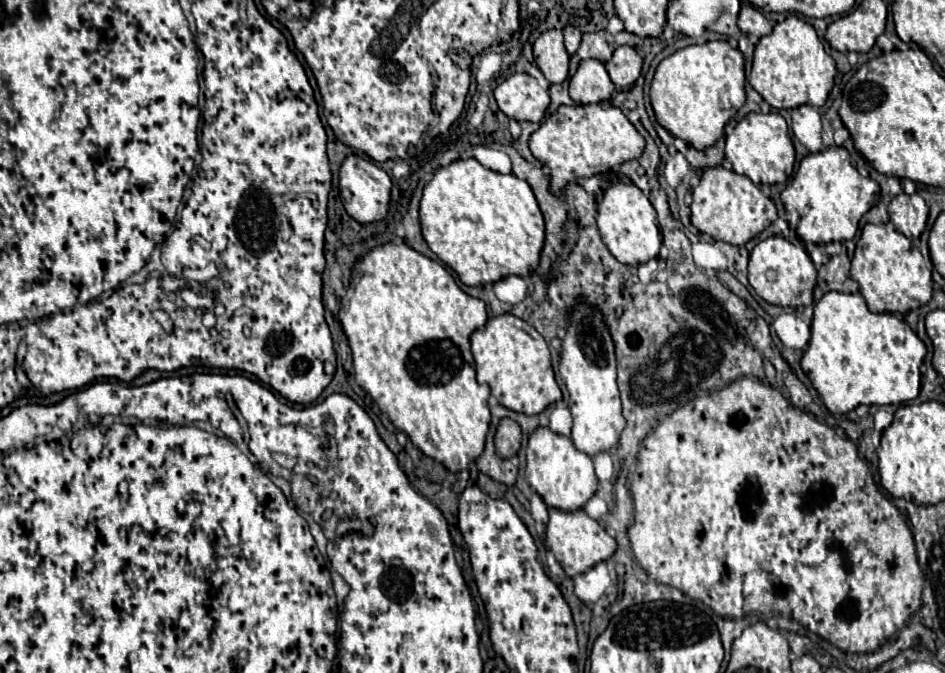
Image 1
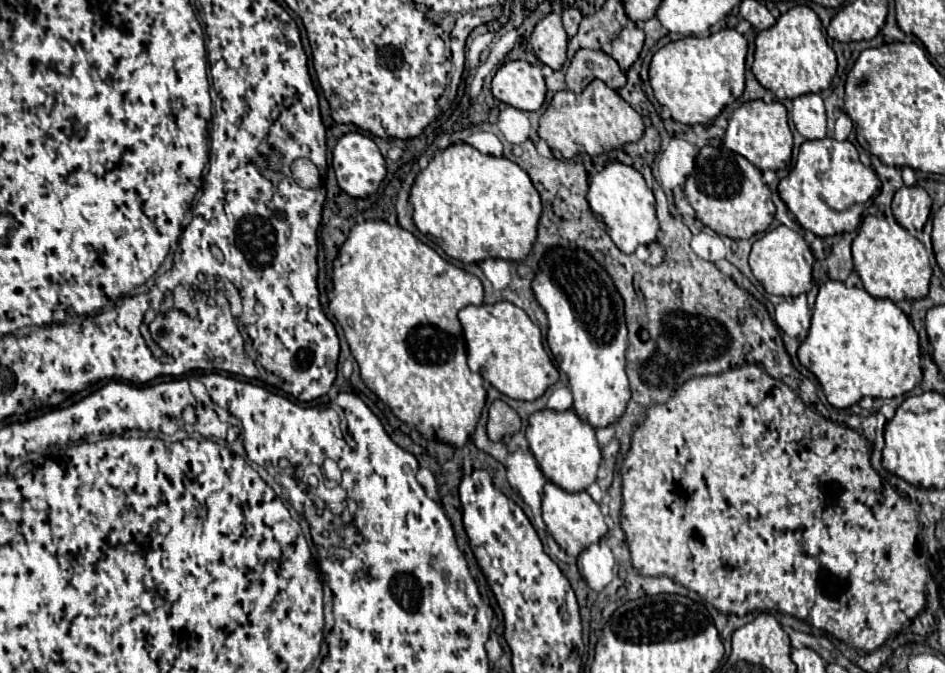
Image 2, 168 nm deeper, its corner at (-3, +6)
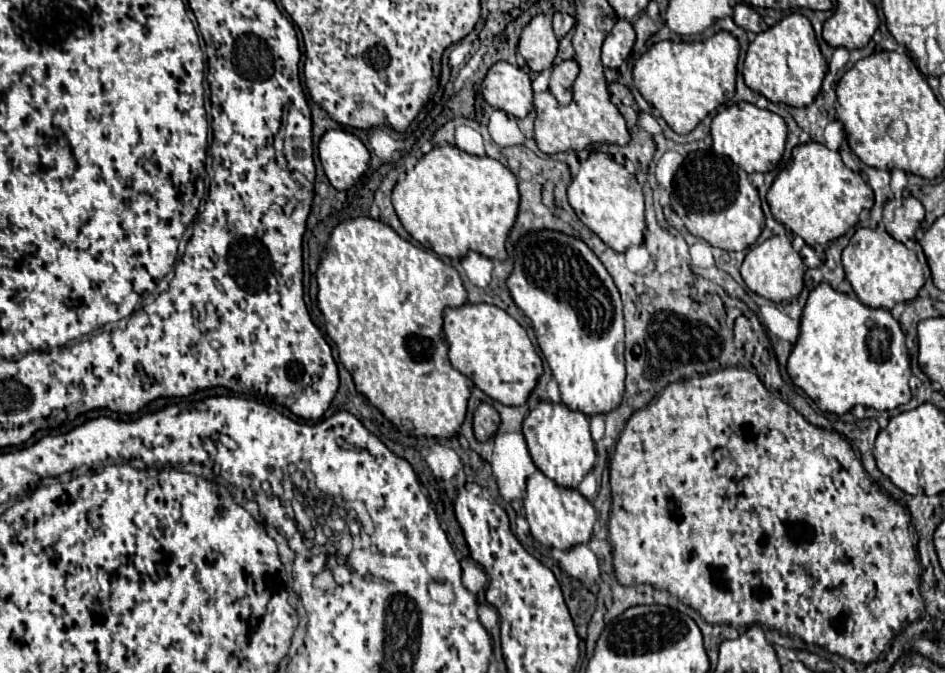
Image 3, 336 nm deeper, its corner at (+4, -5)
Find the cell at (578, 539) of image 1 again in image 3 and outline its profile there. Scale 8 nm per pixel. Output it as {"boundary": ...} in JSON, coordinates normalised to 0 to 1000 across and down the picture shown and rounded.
{"boundary":[[[567,698],[557,716],[557,740],[554,740],[554,764],[561,779],[561,790],[567,805],[576,808],[578,814],[588,817],[603,817],[612,808],[622,808],[626,799],[629,779],[633,773],[631,755],[612,734],[612,728],[601,728],[588,722],[580,713],[571,698]]]}

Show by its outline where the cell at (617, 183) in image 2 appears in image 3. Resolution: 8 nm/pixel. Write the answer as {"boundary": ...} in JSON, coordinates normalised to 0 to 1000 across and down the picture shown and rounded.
{"boundary":[[[626,226],[624,235],[614,244],[612,259],[601,276],[601,297],[610,321],[650,374],[662,374],[667,366],[679,363],[684,342],[679,279],[673,264],[643,229]]]}

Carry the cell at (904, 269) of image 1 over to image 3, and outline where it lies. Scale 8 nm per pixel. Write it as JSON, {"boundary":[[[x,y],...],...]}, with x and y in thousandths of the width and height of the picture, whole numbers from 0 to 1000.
{"boundary":[[[908,339],[891,374],[891,392],[908,446],[921,458],[944,461],[944,455],[950,449],[965,449],[971,440],[971,431],[978,425],[976,392],[971,389],[969,377],[957,363],[948,360],[940,345]]]}

